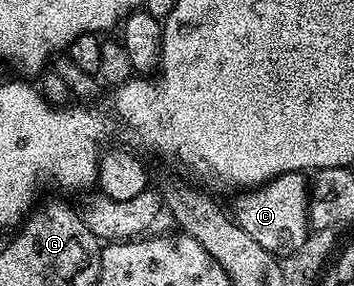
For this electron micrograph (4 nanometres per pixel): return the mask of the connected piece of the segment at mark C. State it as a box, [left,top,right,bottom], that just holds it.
[230,173,310,255]

